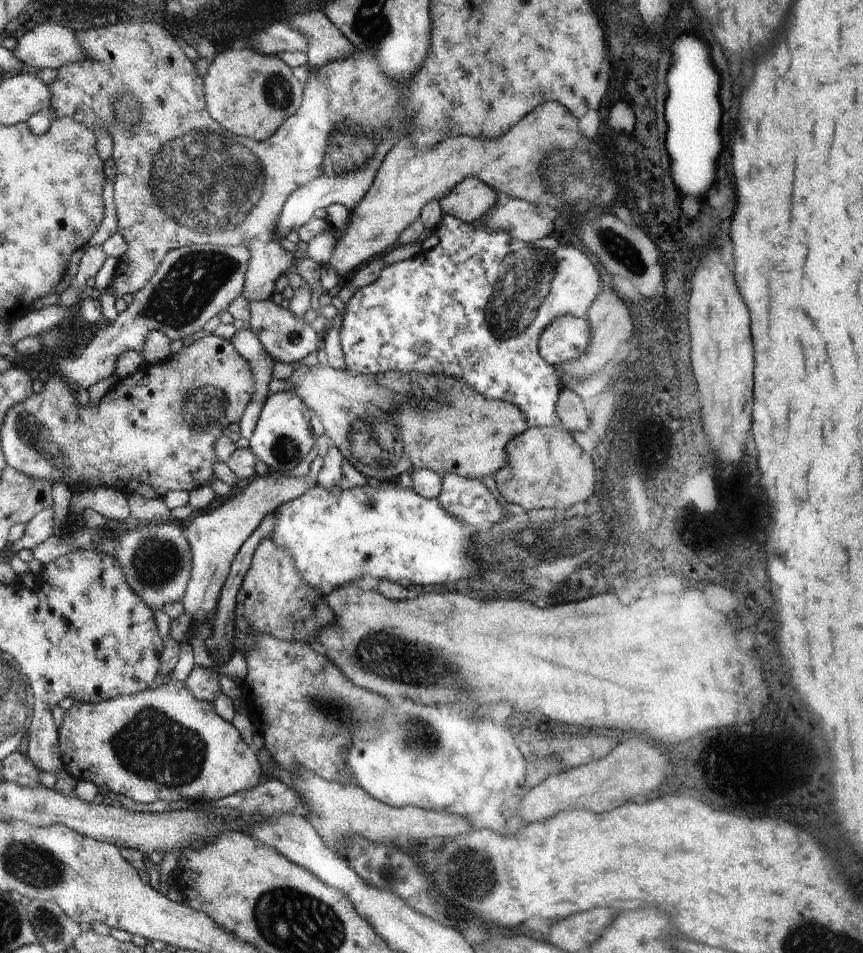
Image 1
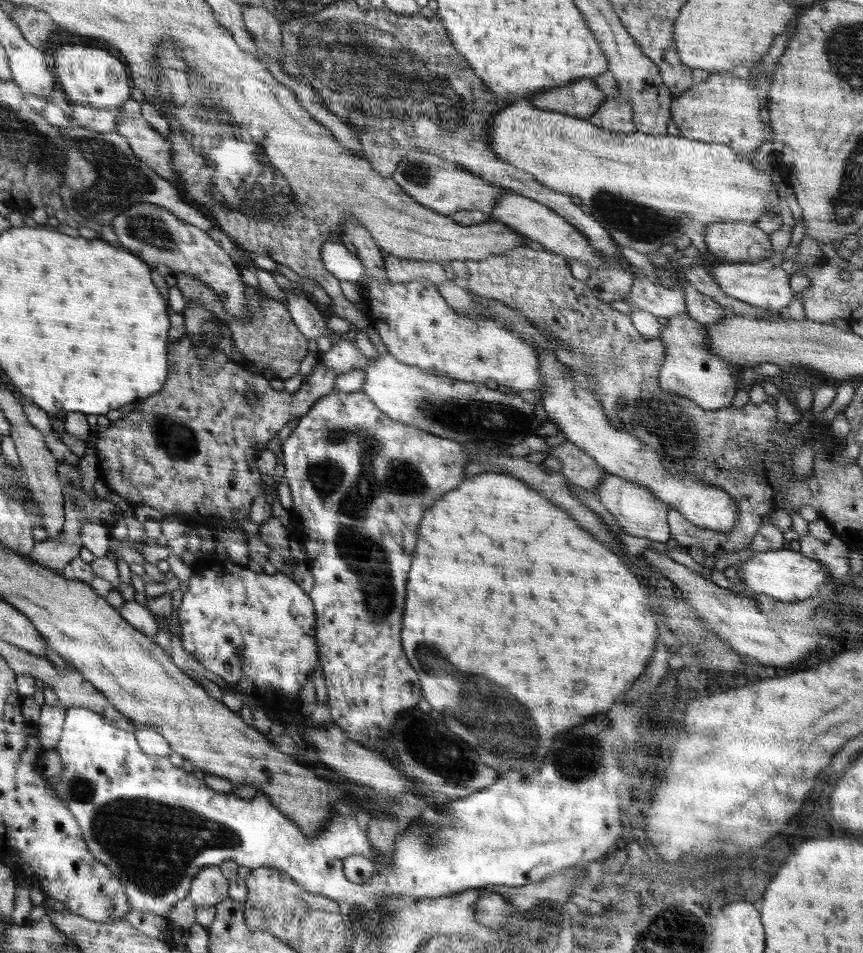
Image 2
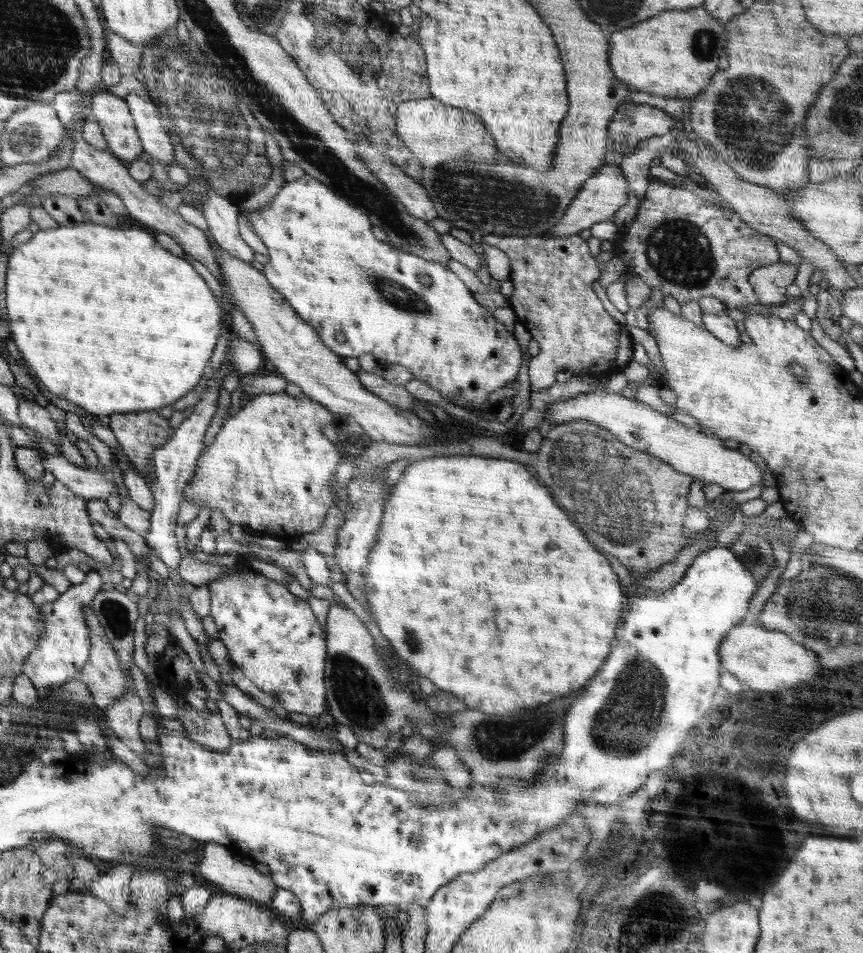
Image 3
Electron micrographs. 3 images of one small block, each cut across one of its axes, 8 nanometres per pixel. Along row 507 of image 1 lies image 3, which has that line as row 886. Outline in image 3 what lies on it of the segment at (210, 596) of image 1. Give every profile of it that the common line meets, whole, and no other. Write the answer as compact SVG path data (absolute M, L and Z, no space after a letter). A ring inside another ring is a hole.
M214 841L204 842L203 851L198 860L200 876L212 886L217 893L230 894L248 898L259 903L270 903L279 886L274 884L272 874L263 875L258 866L246 866L240 860L233 859L233 849Z

